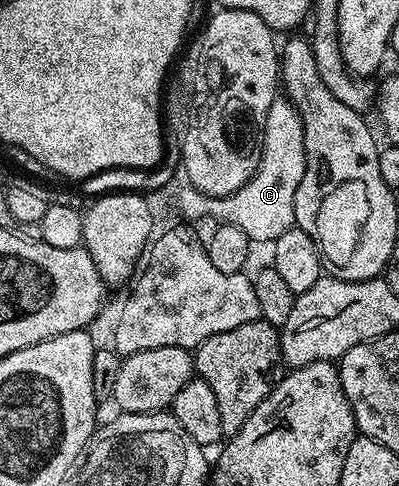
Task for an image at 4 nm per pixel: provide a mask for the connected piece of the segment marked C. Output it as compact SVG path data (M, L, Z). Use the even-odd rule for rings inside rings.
M276 97L269 105L269 117L265 117L263 152L257 169L241 189L224 199L214 199L190 185L184 186L179 195L179 211L187 219L203 219L212 215L219 223L228 223L256 244L270 244L281 233L295 226L295 198L297 185L305 177L305 133L302 117L286 97ZM259 242L259 243L258 243Z

